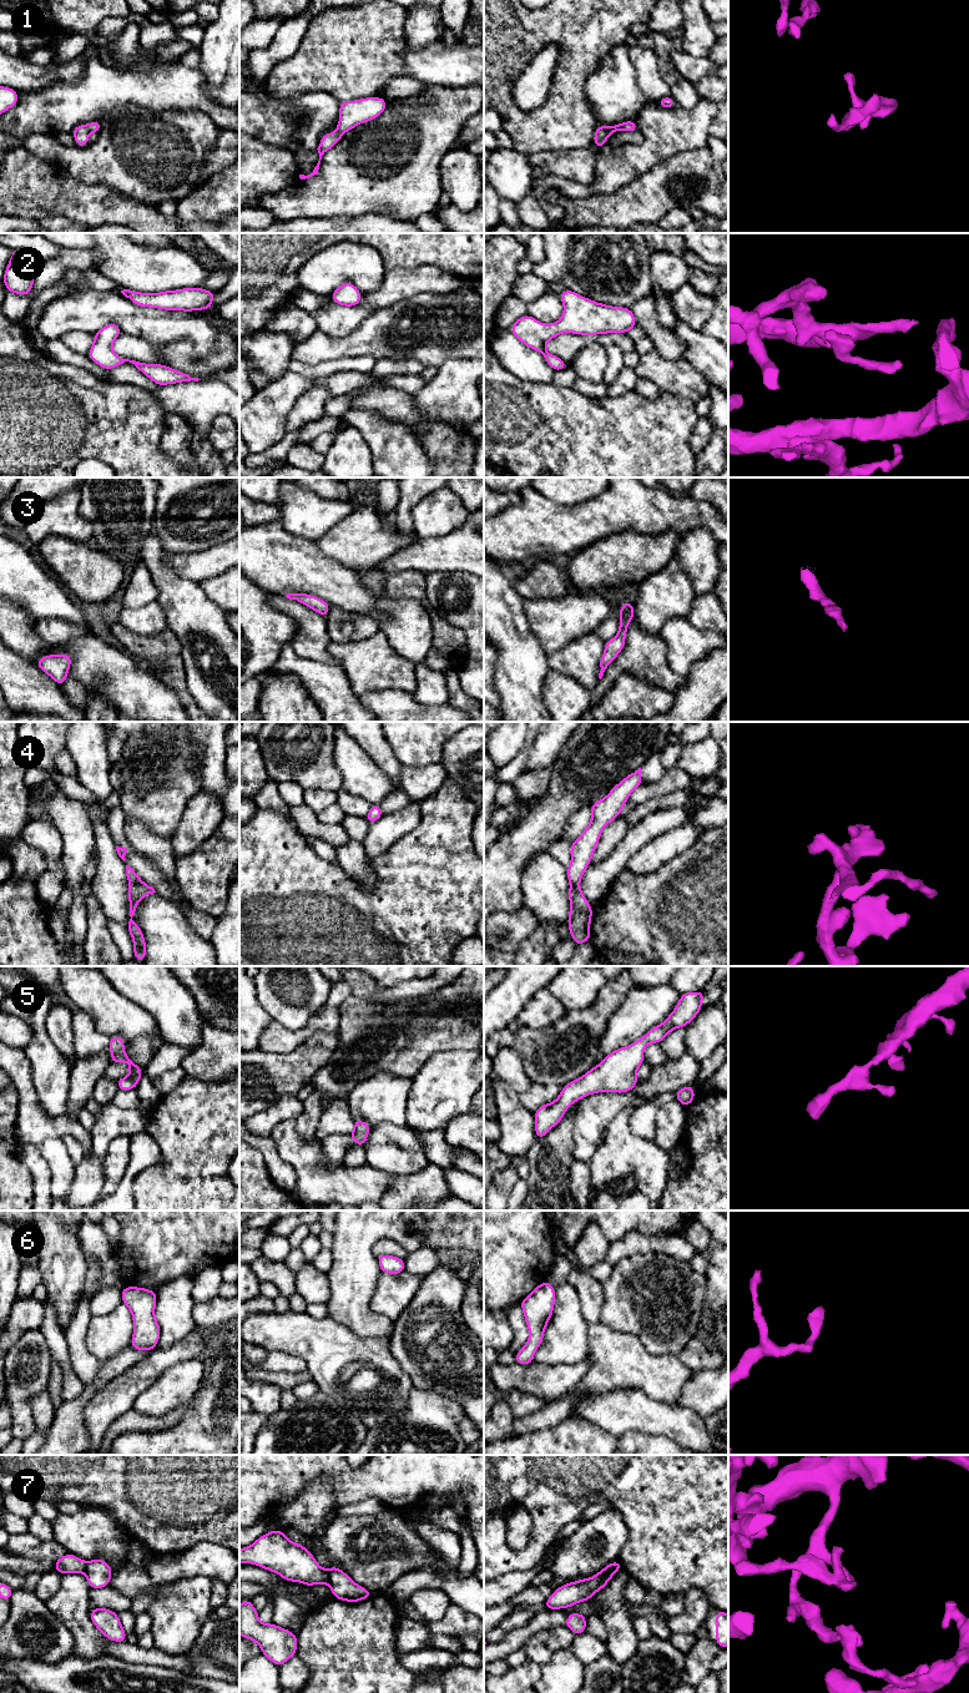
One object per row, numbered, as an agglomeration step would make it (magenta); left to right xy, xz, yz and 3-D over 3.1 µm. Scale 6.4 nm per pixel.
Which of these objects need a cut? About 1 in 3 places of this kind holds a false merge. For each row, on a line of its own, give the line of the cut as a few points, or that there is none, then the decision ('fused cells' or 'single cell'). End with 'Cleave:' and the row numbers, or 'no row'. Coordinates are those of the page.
1: no cut; single cell
2: no cut; single cell
3: no cut; single cell
4: no cut; single cell
5: no cut; single cell
6: no cut; single cell
7: cut in xz along (327, 1570), (328, 1582); fused cells
Cleave: 7

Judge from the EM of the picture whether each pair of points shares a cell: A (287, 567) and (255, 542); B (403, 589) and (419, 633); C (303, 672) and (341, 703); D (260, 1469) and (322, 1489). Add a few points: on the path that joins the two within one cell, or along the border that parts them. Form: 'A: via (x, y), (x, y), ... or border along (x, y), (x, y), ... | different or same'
A: via (279, 562), (262, 550) | same
B: border along (378, 597), (414, 599), (430, 616) | different
C: via (312, 675), (332, 695) | same
D: border along (332, 1482), (313, 1479), (296, 1497), (286, 1502) | different

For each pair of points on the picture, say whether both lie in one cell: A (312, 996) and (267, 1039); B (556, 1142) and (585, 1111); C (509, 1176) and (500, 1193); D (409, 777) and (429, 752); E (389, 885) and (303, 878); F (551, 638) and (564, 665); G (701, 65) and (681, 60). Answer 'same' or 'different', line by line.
A: different
B: different
C: same
D: different
E: same
F: different
G: same

